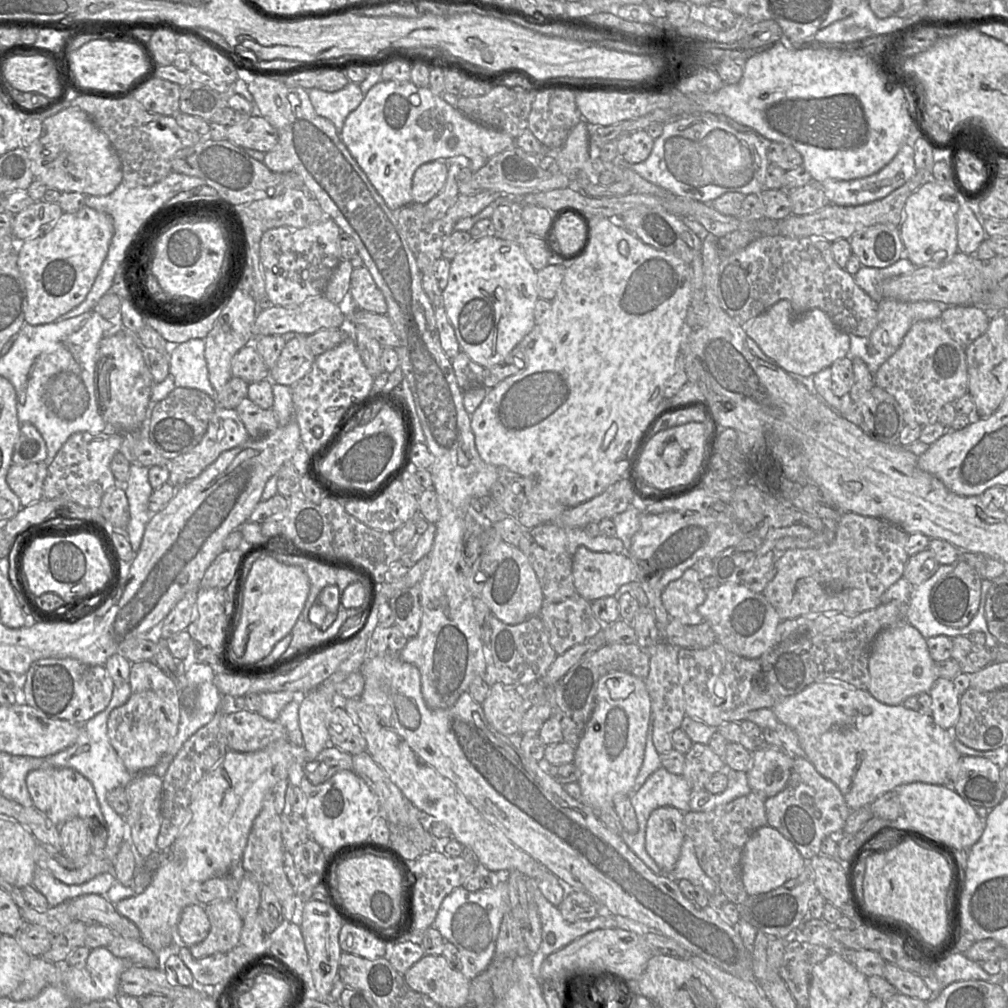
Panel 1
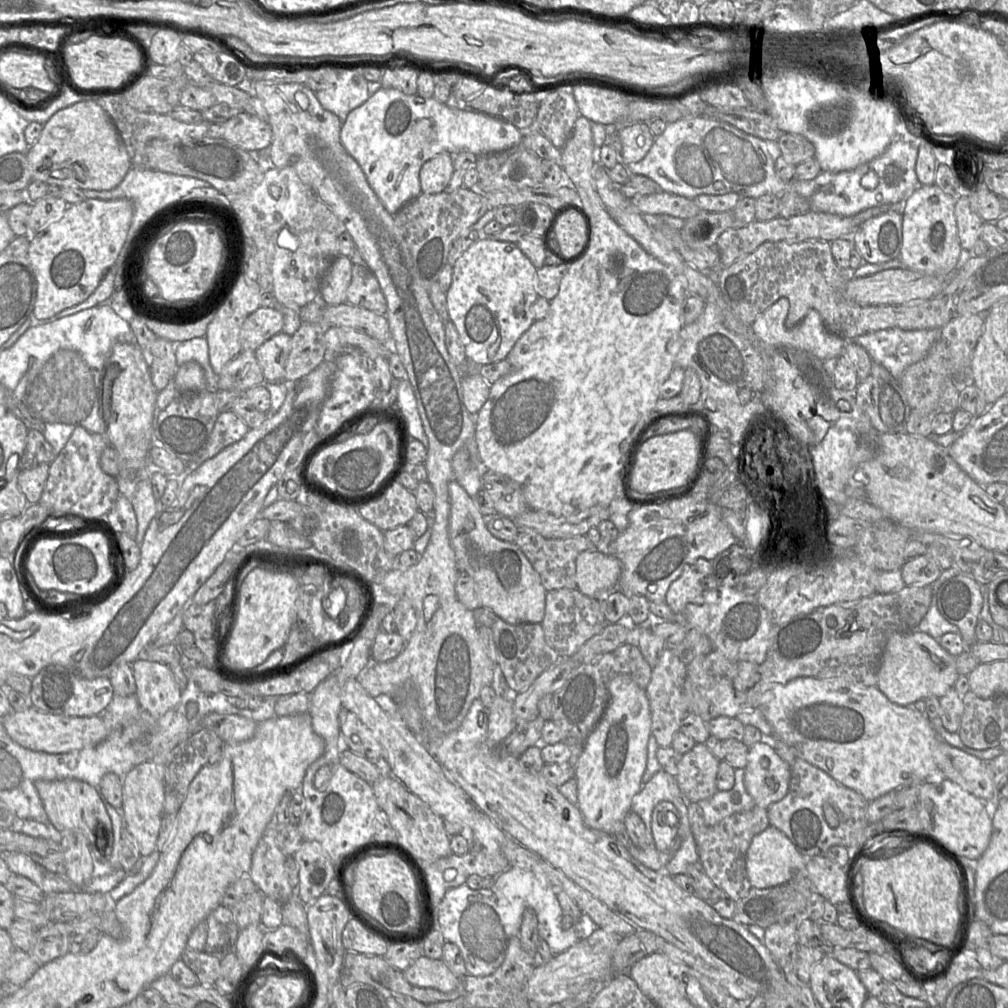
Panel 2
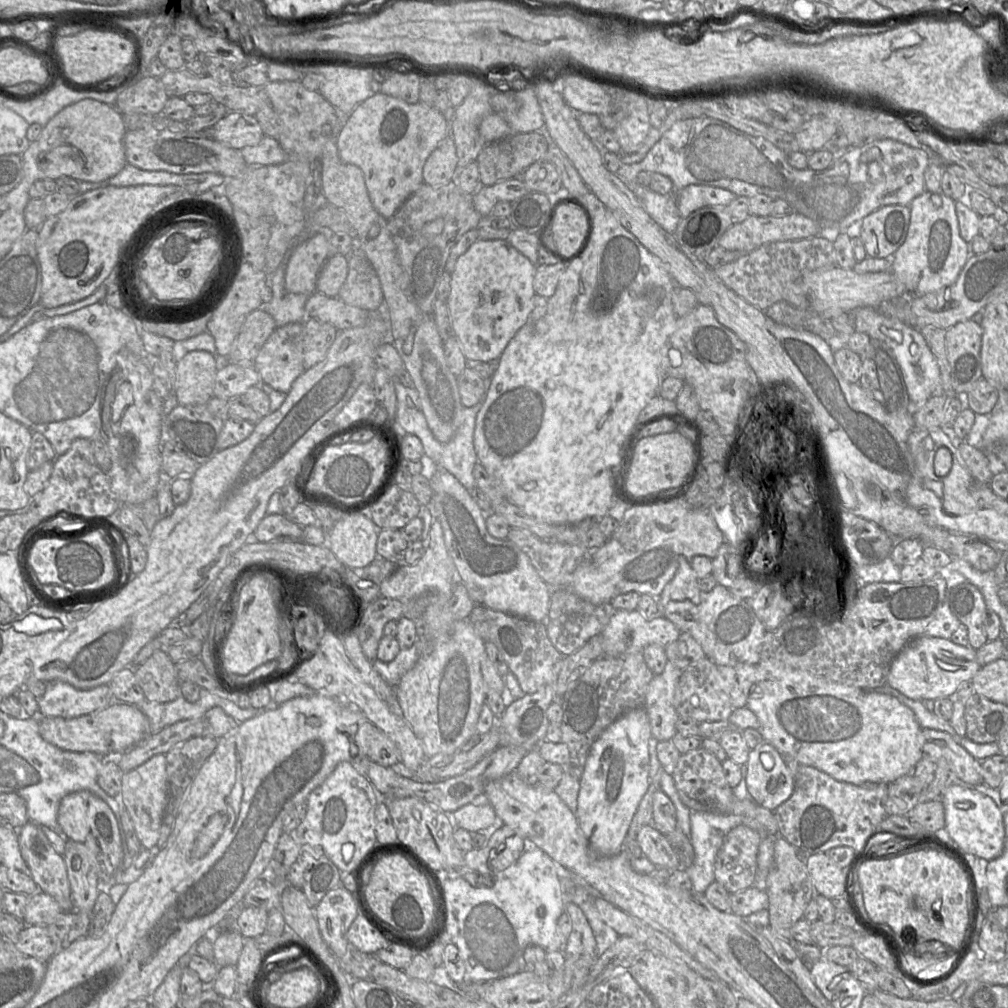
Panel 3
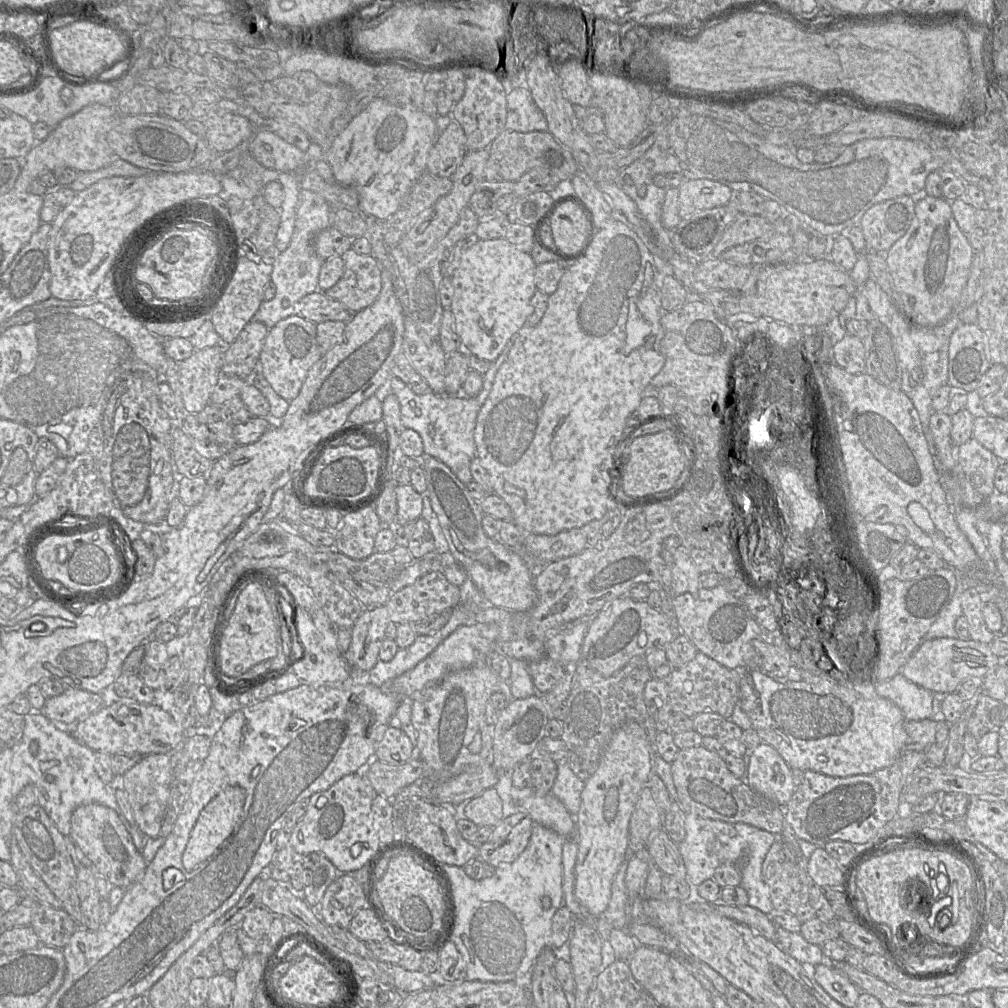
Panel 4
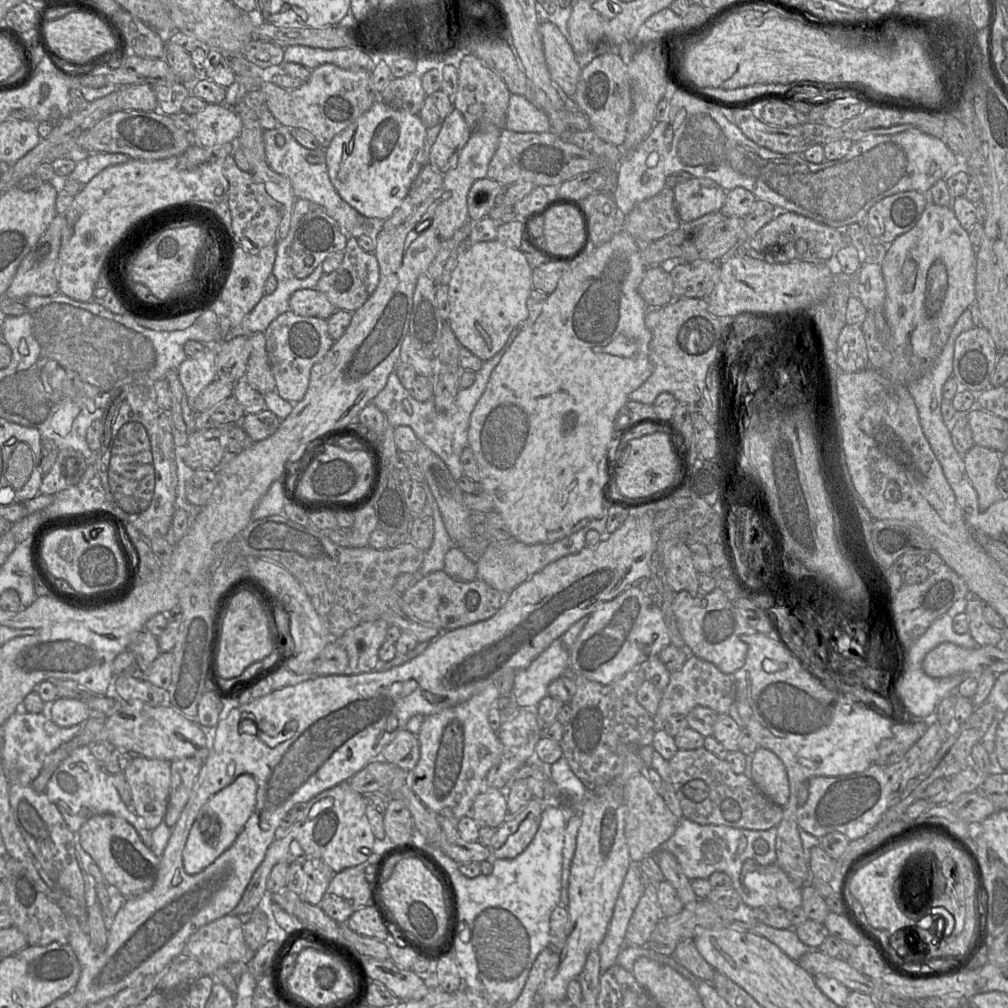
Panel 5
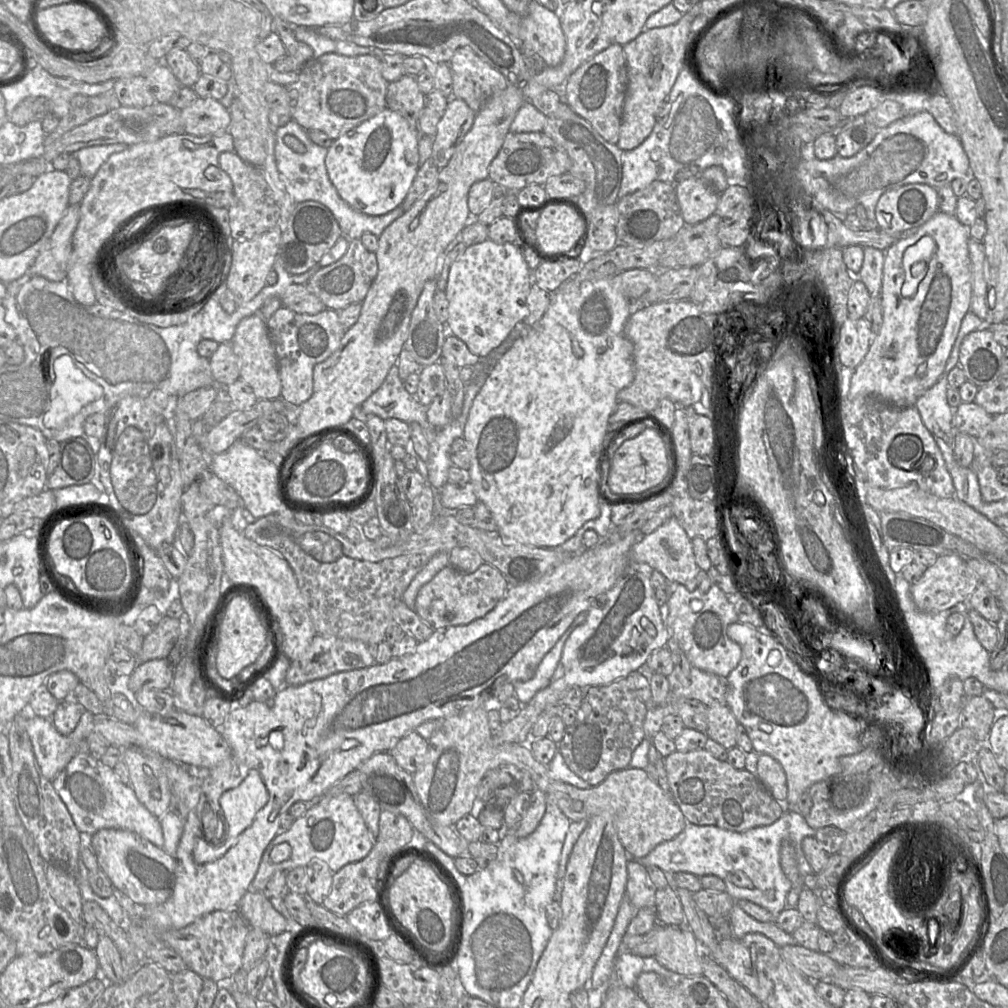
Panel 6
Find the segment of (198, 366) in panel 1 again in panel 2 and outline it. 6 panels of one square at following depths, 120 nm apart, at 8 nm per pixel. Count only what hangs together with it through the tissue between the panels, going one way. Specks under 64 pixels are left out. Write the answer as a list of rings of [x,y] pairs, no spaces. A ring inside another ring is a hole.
[[[196,337],[179,343],[176,347],[175,355],[178,366],[189,361],[199,363],[205,373],[206,387],[214,391],[220,390],[216,388],[218,376],[211,366],[208,342],[205,337]]]

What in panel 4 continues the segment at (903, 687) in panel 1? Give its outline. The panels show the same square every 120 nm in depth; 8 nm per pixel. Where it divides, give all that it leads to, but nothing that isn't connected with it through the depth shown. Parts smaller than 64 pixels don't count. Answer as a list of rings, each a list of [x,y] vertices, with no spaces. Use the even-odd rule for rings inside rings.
[[[937,638],[922,641],[900,672],[908,681],[934,694],[950,694],[967,679],[985,677],[1001,661],[993,654],[989,644],[972,640]]]

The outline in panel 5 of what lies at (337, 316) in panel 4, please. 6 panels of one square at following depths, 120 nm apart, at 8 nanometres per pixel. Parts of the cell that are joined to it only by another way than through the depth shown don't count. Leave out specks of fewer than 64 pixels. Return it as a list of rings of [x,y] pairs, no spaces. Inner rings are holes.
[[[316,288],[295,291],[289,301],[290,310],[300,316],[327,320],[336,311],[328,298]]]

